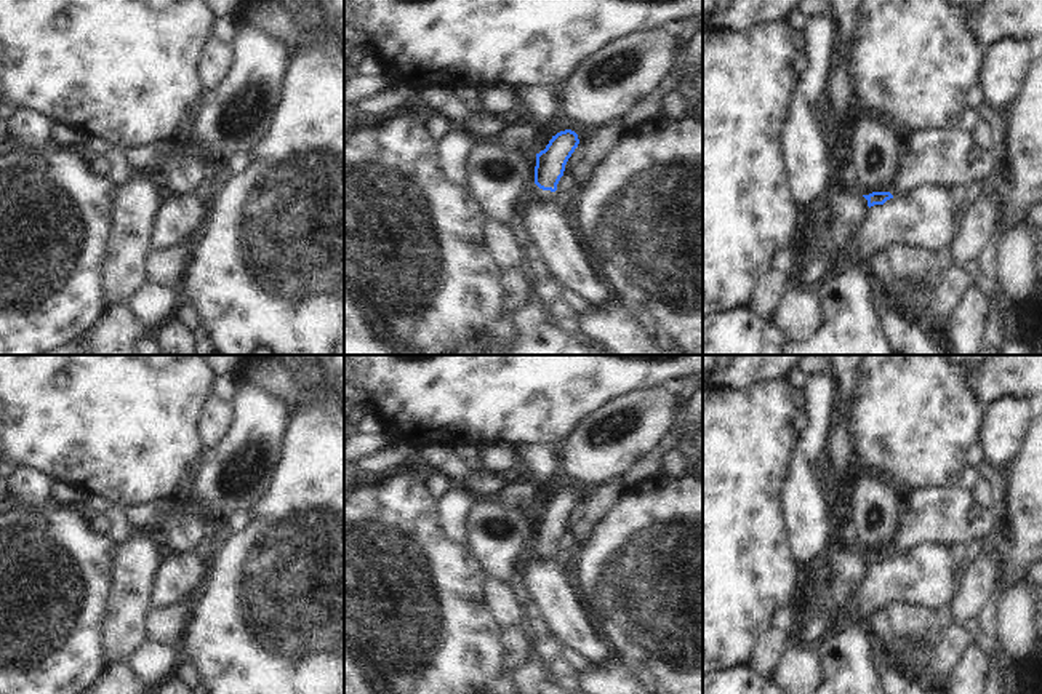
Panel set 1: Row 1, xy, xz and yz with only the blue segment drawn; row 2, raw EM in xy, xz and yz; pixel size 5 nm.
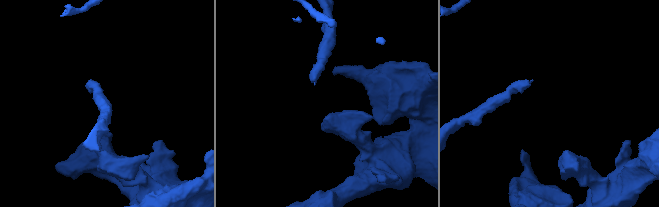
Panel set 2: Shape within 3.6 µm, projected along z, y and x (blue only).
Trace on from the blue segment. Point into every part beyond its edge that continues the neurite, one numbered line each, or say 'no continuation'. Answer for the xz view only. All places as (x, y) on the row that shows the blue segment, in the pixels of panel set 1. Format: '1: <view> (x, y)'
1: xz (535, 195)

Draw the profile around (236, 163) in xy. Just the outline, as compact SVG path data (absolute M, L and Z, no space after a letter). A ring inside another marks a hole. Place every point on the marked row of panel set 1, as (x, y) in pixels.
M235 152L232 154L222 168L218 171L219 177L229 177L240 174L250 163L248 154L245 152Z

